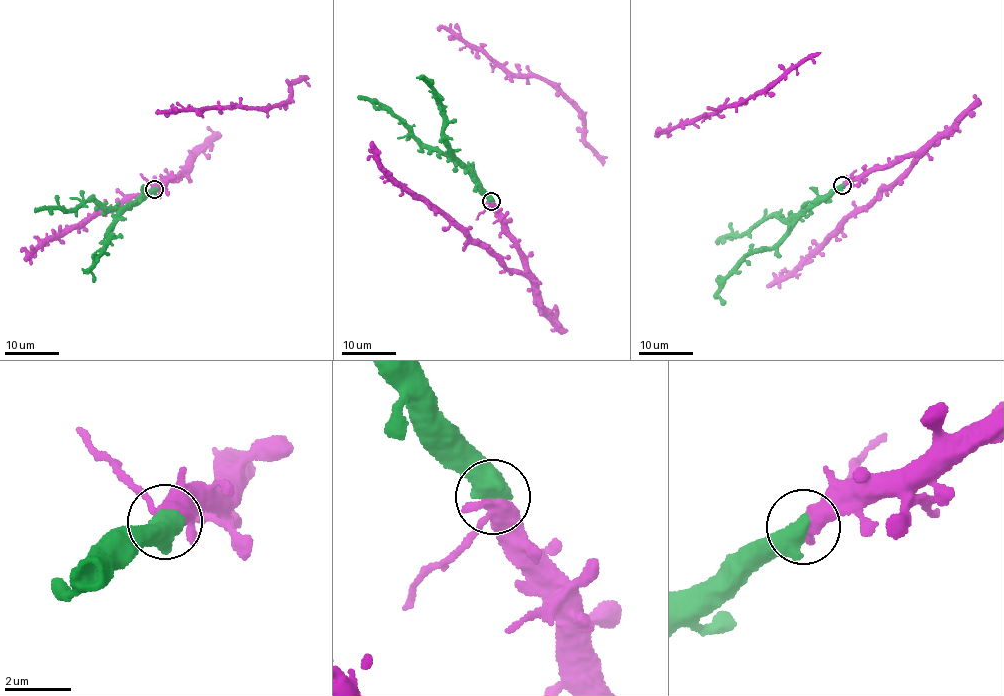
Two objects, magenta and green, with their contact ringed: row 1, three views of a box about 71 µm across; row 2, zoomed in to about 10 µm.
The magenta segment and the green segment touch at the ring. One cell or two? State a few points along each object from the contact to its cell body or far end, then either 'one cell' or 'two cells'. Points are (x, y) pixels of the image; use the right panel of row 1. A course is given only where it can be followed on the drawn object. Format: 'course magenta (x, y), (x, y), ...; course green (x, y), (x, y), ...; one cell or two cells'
course magenta (843, 185), (887, 167), (901, 157), (916, 155), (913, 164), (830, 234), (785, 277), (766, 285); course green (842, 185), (808, 210), (772, 247), (752, 251), (744, 259), (725, 280), (718, 295), (724, 305); one cell

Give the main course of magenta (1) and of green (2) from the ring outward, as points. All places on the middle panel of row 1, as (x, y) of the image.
1: (490, 202), (525, 272), (508, 271), (493, 252), (472, 244), (464, 230), (395, 184), (372, 141)
2: (490, 201), (446, 143), (443, 134), (444, 113), (426, 78), (433, 82)

